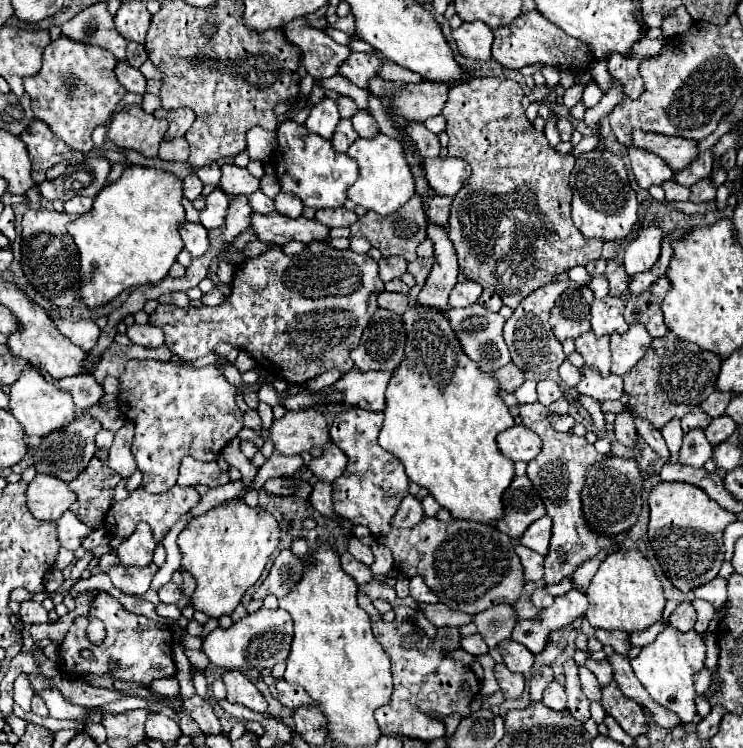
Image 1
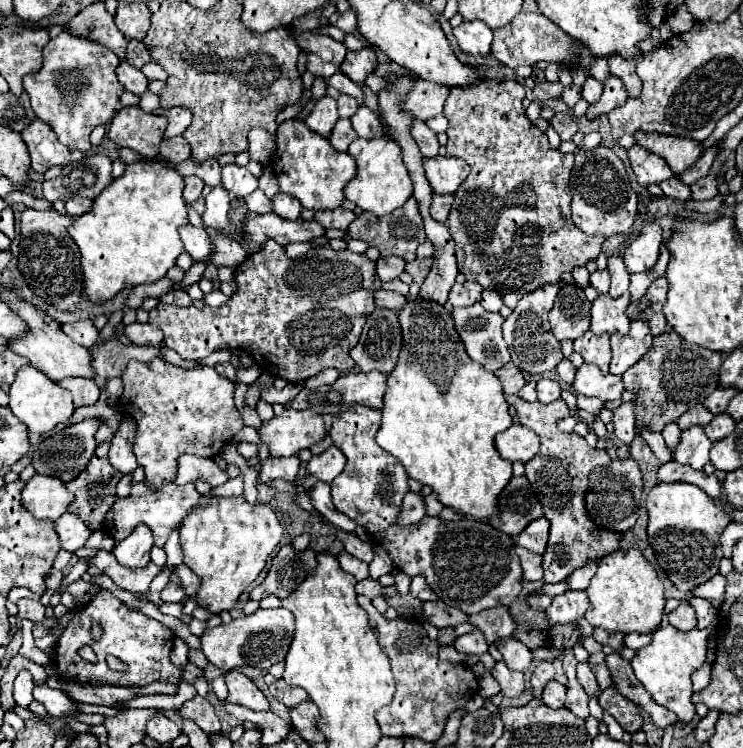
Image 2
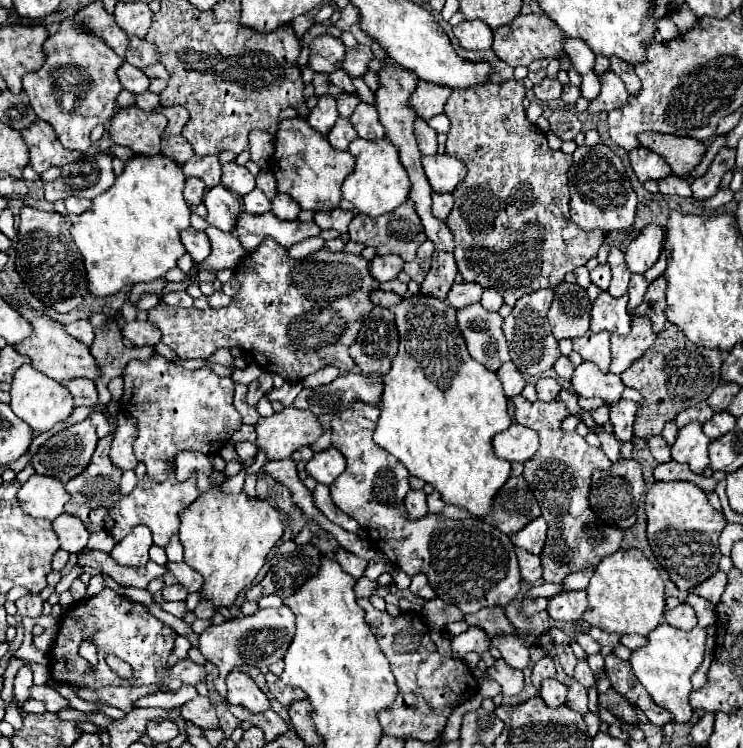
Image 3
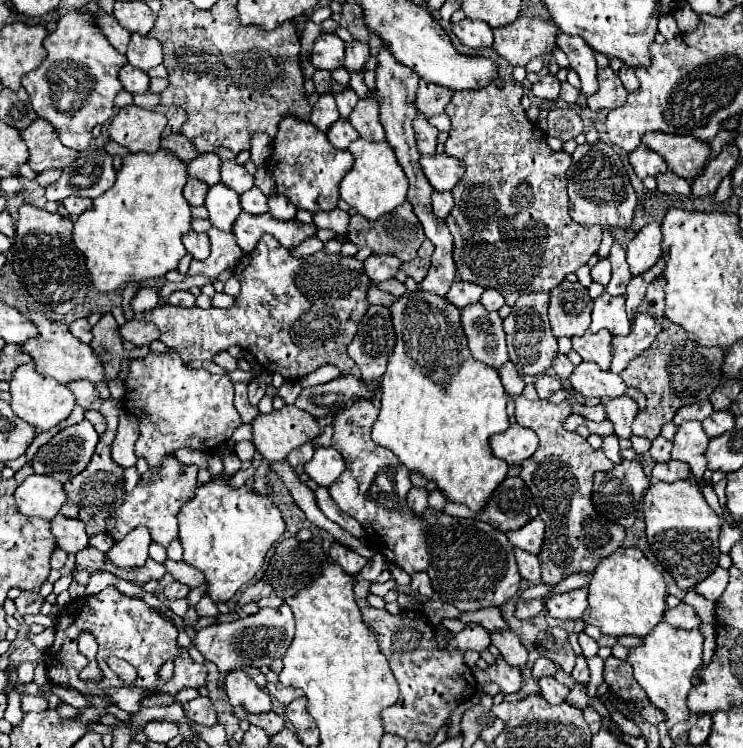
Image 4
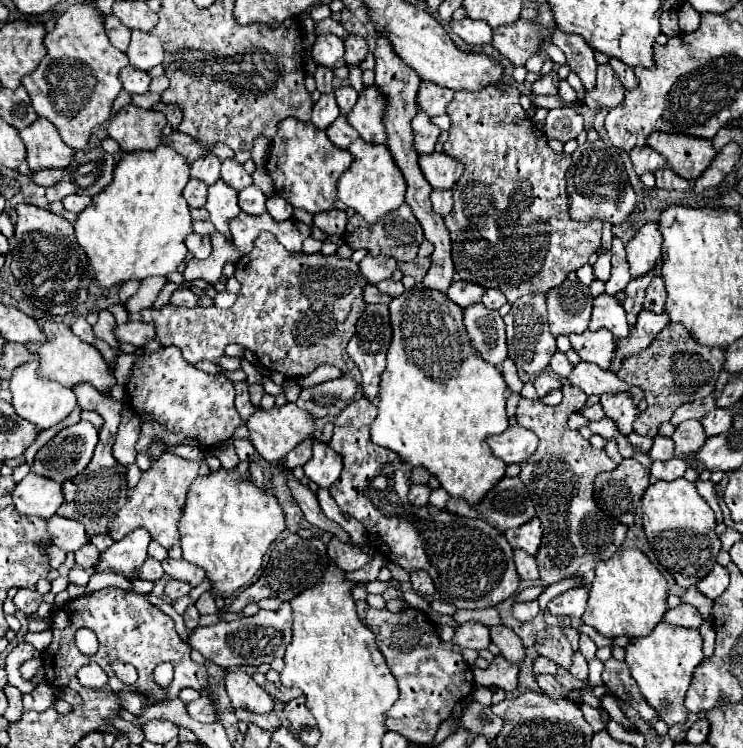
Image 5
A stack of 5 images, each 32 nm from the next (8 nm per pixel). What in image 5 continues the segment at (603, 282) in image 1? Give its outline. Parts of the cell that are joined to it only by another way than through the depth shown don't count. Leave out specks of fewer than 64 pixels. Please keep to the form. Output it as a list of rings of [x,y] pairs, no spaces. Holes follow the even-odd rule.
[[[598,252],[598,262],[594,264],[594,278],[608,282],[608,278],[610,278],[610,252]]]

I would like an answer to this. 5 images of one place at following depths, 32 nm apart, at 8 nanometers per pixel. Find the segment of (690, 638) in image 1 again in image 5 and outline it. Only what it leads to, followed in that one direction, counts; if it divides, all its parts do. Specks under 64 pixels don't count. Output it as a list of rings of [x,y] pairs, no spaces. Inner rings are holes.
[[[660,622],[650,636],[636,638],[626,648],[626,664],[632,670],[632,678],[638,682],[646,702],[658,710],[660,718],[674,726],[678,722],[686,722],[688,708],[684,706],[684,696],[690,688],[692,674],[696,666],[704,660],[702,654],[702,636],[698,630],[672,626],[668,622]]]

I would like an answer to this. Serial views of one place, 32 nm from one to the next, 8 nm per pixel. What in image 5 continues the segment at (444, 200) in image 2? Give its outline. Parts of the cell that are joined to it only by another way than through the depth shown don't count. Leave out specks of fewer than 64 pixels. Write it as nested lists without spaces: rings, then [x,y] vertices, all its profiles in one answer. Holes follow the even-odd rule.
[[[432,190],[432,208],[438,216],[448,216],[452,210],[452,192],[450,190]]]

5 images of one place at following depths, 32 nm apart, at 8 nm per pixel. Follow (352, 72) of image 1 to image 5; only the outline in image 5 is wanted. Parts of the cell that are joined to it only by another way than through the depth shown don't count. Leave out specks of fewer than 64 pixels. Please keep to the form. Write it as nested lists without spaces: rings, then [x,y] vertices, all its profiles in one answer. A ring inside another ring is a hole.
[[[350,34],[344,40],[344,44],[346,44],[346,58],[344,58],[346,60],[346,66],[358,66],[366,58],[366,54],[368,54],[366,40],[360,38],[360,36]]]

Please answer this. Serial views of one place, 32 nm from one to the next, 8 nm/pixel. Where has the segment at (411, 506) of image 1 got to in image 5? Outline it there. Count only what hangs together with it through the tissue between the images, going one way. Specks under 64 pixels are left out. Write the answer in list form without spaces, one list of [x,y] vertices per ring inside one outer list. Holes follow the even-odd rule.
[[[412,486],[410,492],[408,492],[408,500],[416,508],[428,506],[428,496],[430,496],[430,488],[428,486]]]

